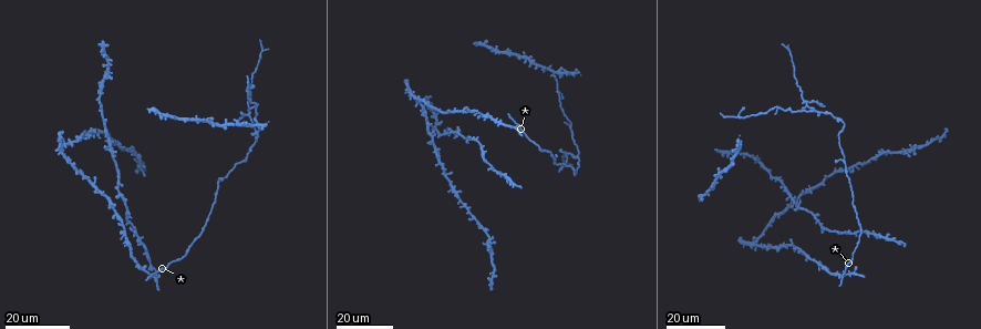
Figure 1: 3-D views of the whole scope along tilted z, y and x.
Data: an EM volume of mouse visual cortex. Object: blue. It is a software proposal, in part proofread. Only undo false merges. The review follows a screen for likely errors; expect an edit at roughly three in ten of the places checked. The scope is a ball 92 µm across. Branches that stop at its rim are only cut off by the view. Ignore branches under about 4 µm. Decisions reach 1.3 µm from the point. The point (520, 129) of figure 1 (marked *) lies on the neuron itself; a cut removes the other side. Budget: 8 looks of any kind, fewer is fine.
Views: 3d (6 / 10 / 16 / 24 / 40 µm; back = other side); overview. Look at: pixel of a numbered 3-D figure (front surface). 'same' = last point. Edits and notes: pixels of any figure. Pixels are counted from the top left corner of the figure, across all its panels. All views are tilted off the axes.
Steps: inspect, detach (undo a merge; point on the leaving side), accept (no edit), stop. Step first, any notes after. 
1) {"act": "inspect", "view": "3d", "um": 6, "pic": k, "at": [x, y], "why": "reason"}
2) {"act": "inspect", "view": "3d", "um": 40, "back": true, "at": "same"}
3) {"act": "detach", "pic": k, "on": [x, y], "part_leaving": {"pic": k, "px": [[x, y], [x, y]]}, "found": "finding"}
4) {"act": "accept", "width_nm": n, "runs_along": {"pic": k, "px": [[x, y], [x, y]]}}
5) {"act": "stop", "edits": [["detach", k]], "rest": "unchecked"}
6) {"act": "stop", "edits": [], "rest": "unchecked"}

{"act": "inspect", "view": "3d", "um": 16, "pic": 1, "at": [578, 154], "why": "four-way junction"}

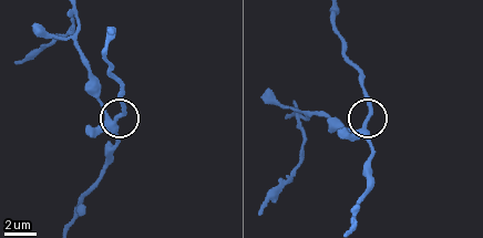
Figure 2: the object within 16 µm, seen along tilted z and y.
{"act": "inspect", "view": "3d", "um": 10, "pic": 2, "at": [106, 121]}

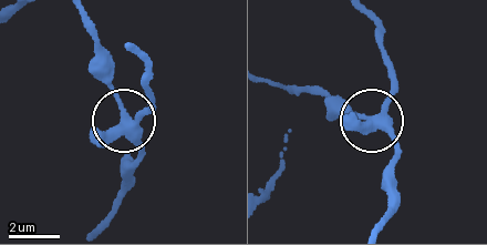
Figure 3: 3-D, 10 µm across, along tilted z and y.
{"act": "accept", "runs_along": {"pic": 3, "px": [[97, 225], [130, 181], [141, 147], [96, 61]]}, "found": "one neuron here"}

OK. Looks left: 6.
{"act": "inspect", "view": "3d", "um": 16, "pic": 1, "at": [806, 100], "why": "two arms in line, one across"}

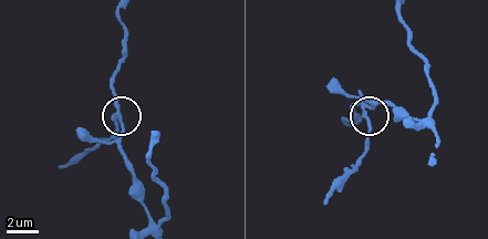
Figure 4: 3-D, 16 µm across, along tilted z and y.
{"act": "inspect", "view": "3d", "um": 6, "pic": 4, "at": [368, 117], "why": "closer look"}

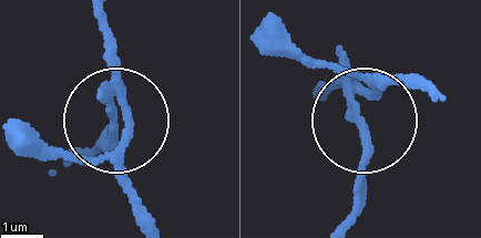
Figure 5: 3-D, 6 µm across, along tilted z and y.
{"act": "detach", "pic": 5, "on": [367, 131], "arms": 3, "found": "two neurons meet here"}

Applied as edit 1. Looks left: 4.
{"act": "inspect", "view": "overview"}

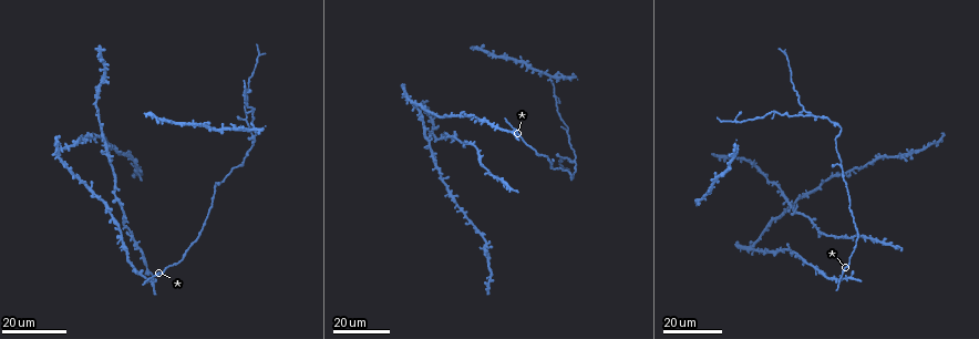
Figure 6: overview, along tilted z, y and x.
{"act": "inspect", "view": "3d", "um": 24, "pic": 6, "at": [739, 121]}

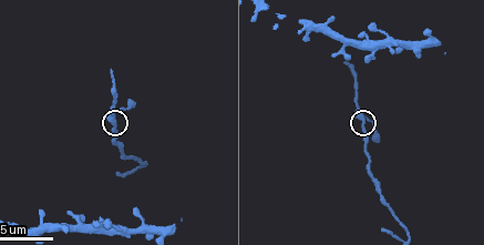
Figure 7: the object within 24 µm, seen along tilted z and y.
{"act": "inspect", "view": "3d", "um": 6, "pic": 7, "at": [113, 126]}

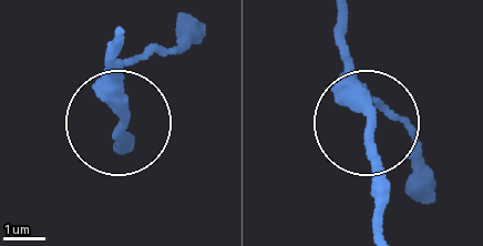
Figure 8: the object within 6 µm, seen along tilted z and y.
{"act": "accept", "runs_along": {"pic": 8, "px": [[383, 218], [367, 101], [345, 43]]}, "found": "all the same neuron"}

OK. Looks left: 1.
{"act": "stop", "edits": [["detach", 5]], "rest": "unchecked"}

